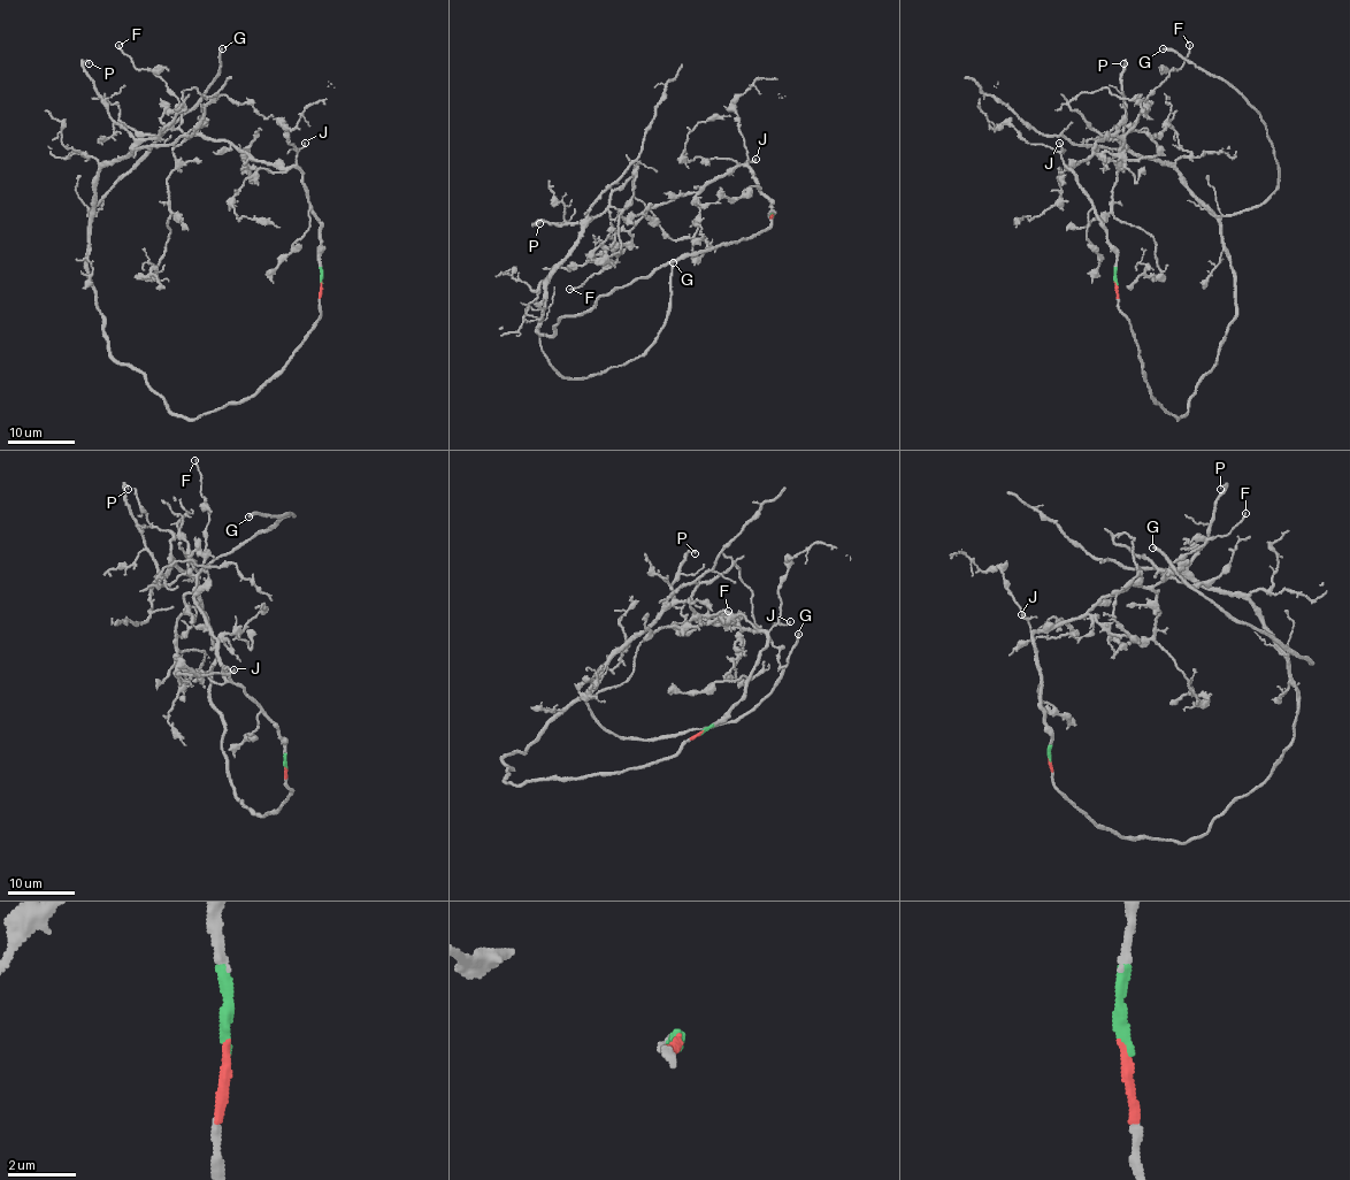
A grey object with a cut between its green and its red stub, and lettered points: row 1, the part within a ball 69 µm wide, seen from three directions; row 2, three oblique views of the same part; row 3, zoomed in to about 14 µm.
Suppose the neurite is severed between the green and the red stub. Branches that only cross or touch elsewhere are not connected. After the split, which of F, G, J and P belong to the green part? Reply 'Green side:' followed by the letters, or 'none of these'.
Green side: F, J

